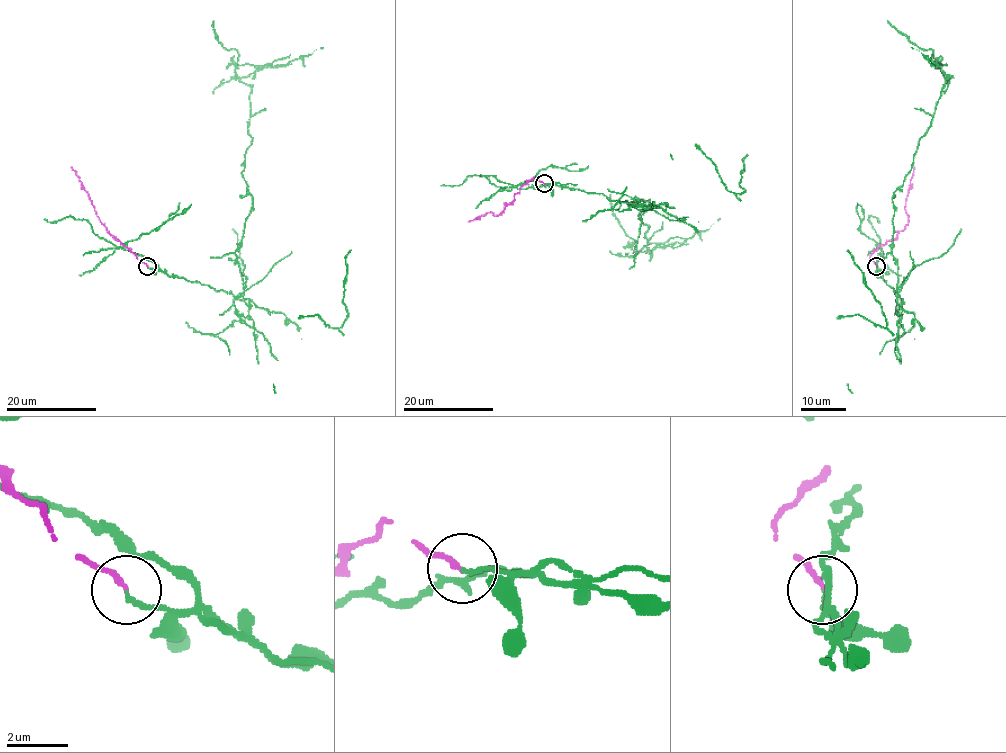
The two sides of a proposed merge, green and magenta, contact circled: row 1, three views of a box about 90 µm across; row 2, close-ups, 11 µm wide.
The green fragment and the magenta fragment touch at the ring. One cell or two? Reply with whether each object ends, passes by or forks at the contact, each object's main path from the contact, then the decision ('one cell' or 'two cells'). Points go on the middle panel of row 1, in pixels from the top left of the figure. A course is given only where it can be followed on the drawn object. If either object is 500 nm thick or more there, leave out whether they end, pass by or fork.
green ends | magenta ends | green via (544, 183), (627, 205), (649, 199), (639, 216), (649, 227), (648, 250), (636, 253), (684, 243), (720, 218) | magenta via (544, 183), (534, 176), (499, 215), (495, 216), (491, 211), (468, 221) | two cells

